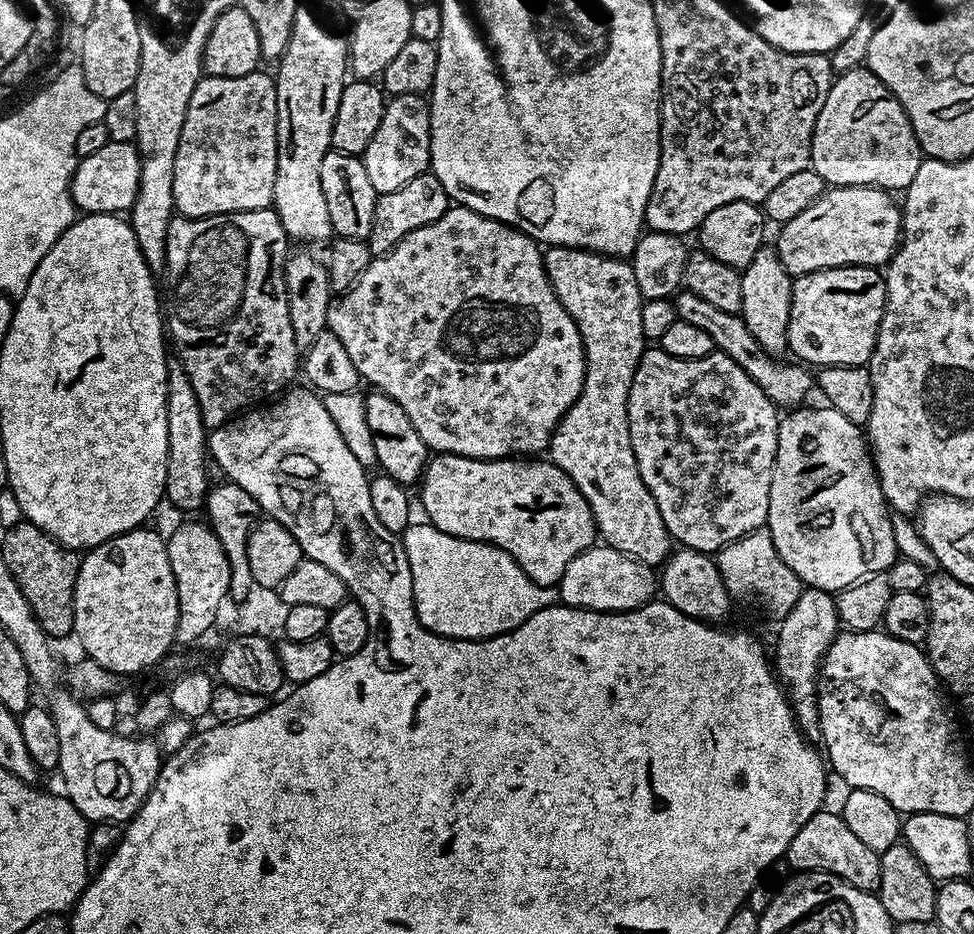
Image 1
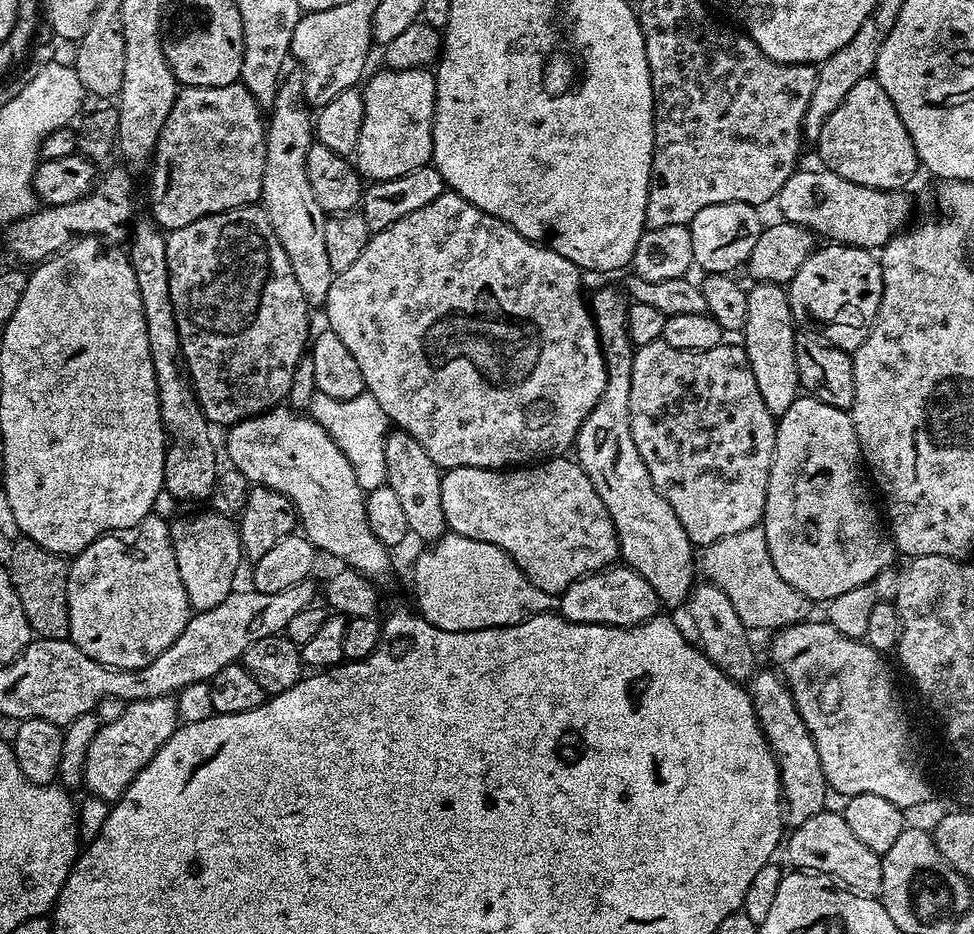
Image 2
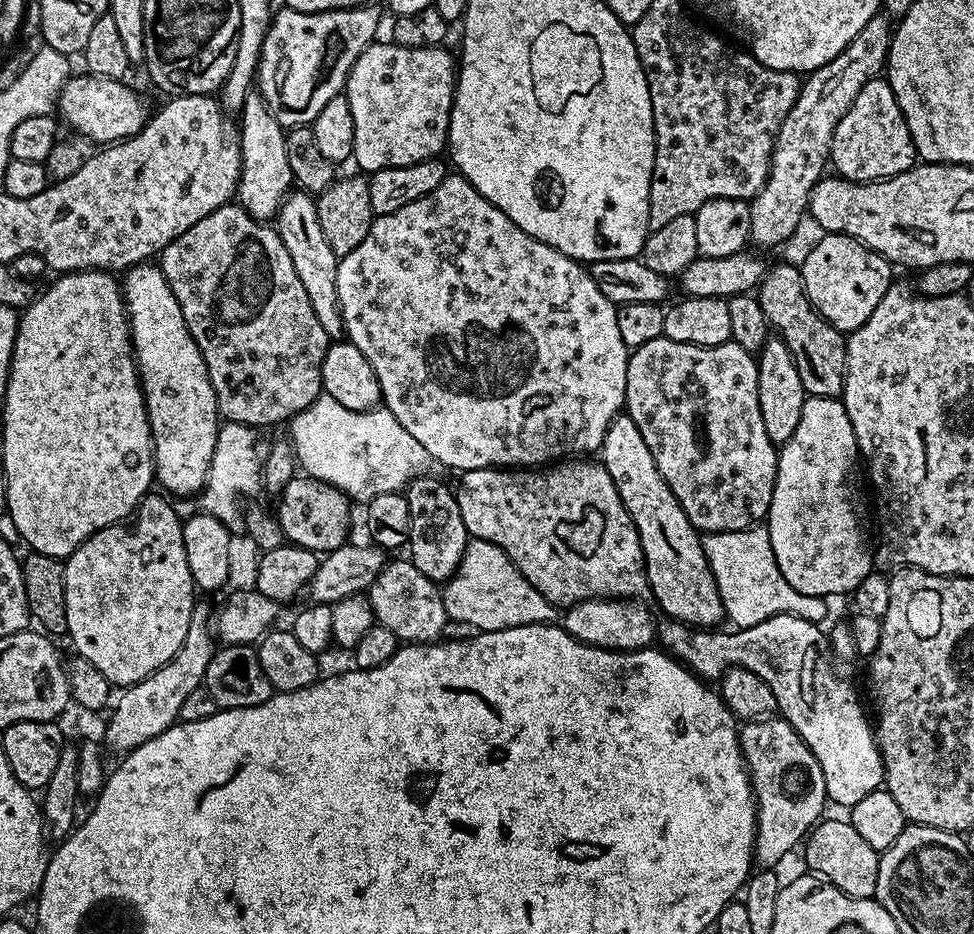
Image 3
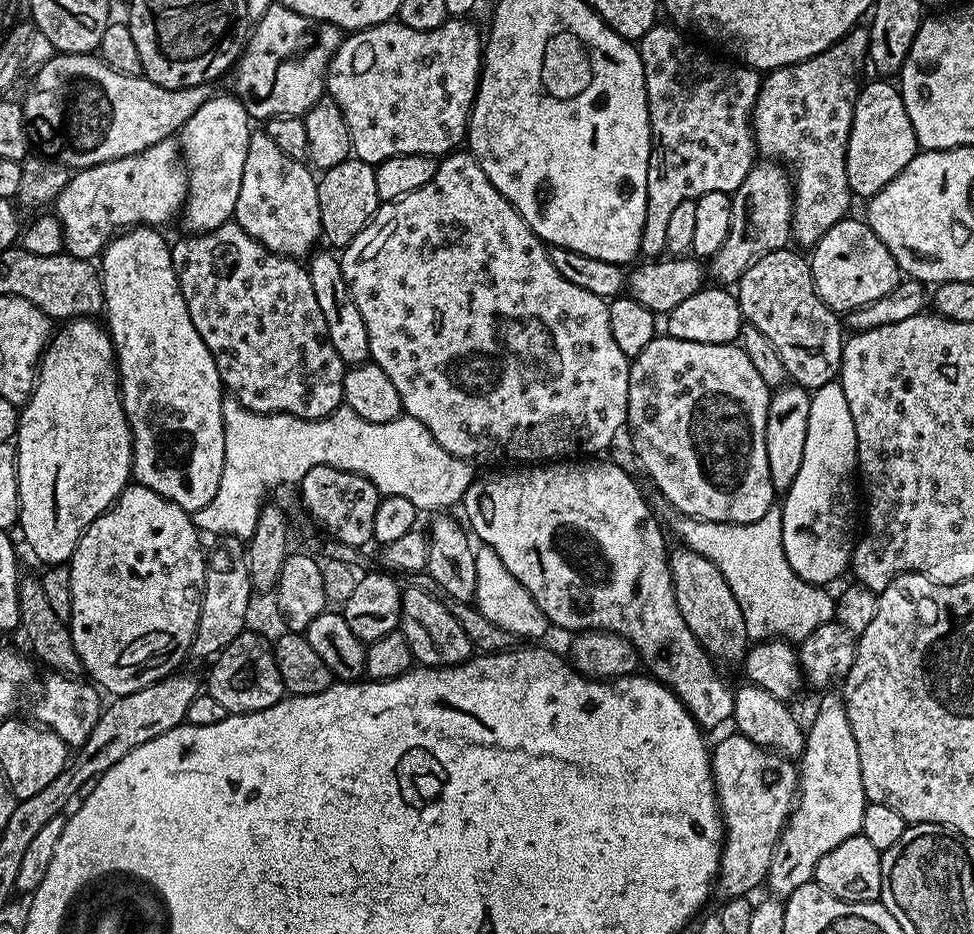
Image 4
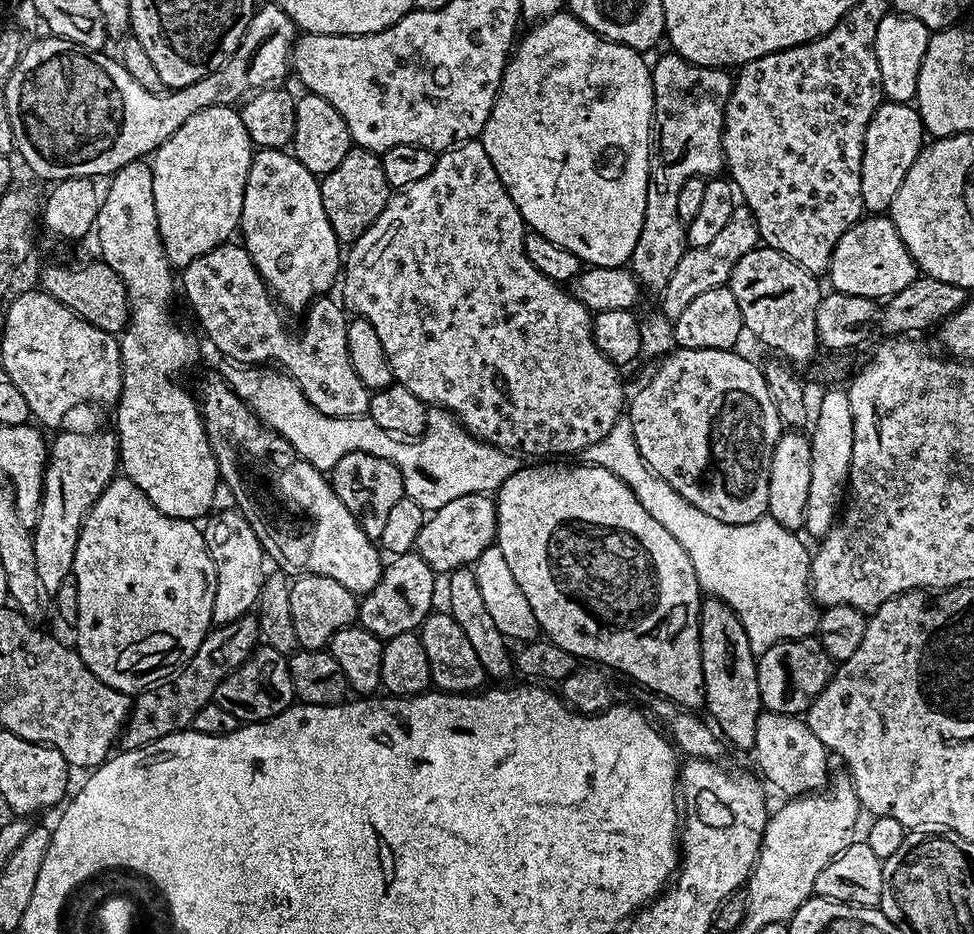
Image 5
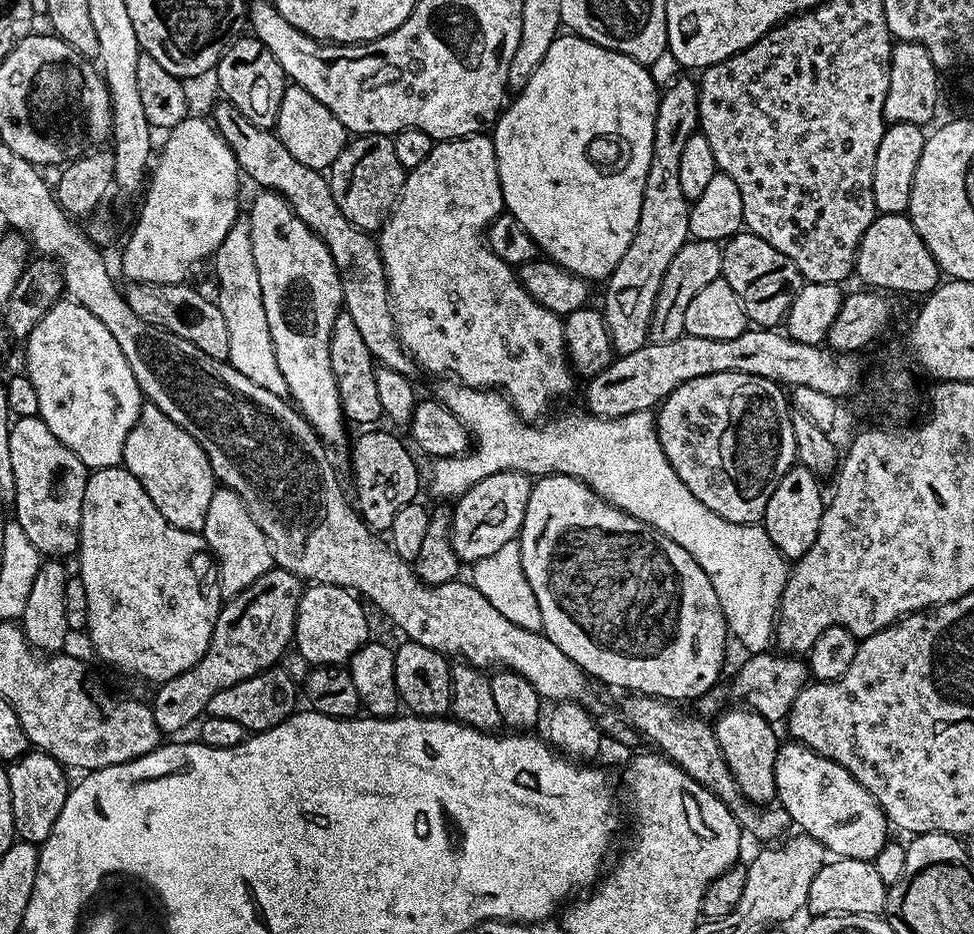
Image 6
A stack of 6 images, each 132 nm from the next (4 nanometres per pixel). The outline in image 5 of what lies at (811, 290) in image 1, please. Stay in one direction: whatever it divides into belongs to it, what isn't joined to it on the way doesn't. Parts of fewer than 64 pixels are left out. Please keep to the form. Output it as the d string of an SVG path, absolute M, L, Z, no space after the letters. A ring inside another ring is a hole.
M868 214L850 226L838 246L834 246L832 261L826 273L832 279L831 287L842 294L891 298L898 290L906 290L914 282L918 269L910 250L902 242L891 218L884 214Z

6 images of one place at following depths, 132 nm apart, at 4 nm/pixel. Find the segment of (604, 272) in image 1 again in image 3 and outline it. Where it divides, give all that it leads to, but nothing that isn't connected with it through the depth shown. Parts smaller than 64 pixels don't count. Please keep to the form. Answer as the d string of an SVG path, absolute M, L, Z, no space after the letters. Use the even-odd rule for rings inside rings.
M627 414L616 416L610 422L598 460L610 474L638 530L650 596L656 599L655 607L668 615L665 617L689 626L708 630L719 625L716 623L725 619L724 607L704 553L701 533L686 518L678 498L674 498L670 486L666 486L662 474L658 474L646 438L642 438L638 426L634 426Z

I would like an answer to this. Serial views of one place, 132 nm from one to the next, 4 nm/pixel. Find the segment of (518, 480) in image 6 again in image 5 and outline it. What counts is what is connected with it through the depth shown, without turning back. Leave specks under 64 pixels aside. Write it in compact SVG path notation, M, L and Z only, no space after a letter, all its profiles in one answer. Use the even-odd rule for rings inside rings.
M471 492L446 506L435 509L425 519L416 539L415 551L437 574L447 574L457 568L475 565L476 559L490 547L496 539L496 514L494 500L483 492Z

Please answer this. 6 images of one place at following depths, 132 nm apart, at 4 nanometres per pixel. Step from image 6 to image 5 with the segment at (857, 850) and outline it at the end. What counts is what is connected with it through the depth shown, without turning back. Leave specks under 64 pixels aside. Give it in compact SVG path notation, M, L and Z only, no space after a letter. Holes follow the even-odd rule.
M761 711L756 723L754 742L756 764L761 772L759 775L769 785L777 784L785 792L785 797L795 798L819 792L829 783L830 753L822 742L818 742L818 734L814 734L814 730L810 730L808 723L800 716L783 716L777 712Z

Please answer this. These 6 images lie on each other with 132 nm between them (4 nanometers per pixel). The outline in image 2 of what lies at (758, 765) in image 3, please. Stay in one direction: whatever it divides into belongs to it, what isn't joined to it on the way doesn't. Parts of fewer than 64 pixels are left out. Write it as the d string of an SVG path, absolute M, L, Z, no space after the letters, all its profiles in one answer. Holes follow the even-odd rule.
M757 671L750 681L750 695L754 714L780 771L780 794L787 823L795 826L806 822L806 818L814 818L814 814L825 811L827 804L824 803L830 797L828 779L822 770L822 758L818 758L814 738L810 730L806 730L806 722L802 722L802 714L798 714L798 706L779 672Z

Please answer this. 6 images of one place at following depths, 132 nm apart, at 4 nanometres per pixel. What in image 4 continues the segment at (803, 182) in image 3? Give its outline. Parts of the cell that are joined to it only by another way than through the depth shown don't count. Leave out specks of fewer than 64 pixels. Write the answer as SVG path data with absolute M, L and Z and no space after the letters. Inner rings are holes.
M757 163L750 174L746 174L742 186L731 193L730 234L726 234L726 242L722 242L722 246L706 264L711 279L713 276L717 285L739 285L742 274L746 274L746 270L750 270L758 258L766 258L766 254L789 243L792 234L793 195L794 184L789 173L775 163Z

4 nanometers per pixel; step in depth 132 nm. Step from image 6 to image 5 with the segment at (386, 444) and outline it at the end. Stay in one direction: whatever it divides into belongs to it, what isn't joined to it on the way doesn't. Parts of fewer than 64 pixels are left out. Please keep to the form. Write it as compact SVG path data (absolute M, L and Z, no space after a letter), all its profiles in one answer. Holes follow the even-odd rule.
M355 452L346 454L346 458L338 458L338 462L330 470L330 483L334 494L342 498L342 506L346 506L346 510L354 514L360 529L374 542L379 541L394 502L405 496L402 474L396 463L365 452Z

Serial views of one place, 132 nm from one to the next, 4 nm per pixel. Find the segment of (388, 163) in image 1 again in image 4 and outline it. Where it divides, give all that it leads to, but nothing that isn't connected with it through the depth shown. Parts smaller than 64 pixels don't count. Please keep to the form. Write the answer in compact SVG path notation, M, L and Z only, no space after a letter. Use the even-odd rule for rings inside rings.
M449 18L436 29L419 32L399 22L376 24L373 28L361 28L345 35L340 41L338 50L328 63L326 77L326 92L330 99L340 107L346 118L346 126L350 130L352 150L357 160L364 160L370 165L378 165L386 158L398 154L422 154L433 158L443 157L453 150L459 149L466 140L468 116L472 113L472 104L476 100L476 87L480 84L480 65L482 63L482 36L476 33L476 28L464 18Z

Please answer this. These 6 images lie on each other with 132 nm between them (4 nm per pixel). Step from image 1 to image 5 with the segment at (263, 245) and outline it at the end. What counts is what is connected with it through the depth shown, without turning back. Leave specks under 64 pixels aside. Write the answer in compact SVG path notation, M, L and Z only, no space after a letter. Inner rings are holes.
M222 243L214 250L202 254L202 258L194 258L190 266L182 269L182 276L184 276L184 296L196 314L201 330L208 335L209 342L222 355L232 359L229 361L240 366L279 366L300 387L310 406L314 406L314 410L327 416L346 418L363 416L367 413L370 389L364 385L362 378L358 378L358 374L354 374L354 366L350 366L350 350L346 350L349 317L344 316L345 309L339 303L336 305L331 300L333 298L331 295L317 296L308 305L302 316L304 329L296 333L284 325L277 301L265 286L264 279L258 274L250 254L239 243Z

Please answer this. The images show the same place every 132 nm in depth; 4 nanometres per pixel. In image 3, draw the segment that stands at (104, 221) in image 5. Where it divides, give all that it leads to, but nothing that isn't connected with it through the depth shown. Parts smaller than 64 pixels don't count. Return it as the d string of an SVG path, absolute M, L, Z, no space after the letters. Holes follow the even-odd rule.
M145 262L127 269L122 276L124 306L128 310L128 326L132 334L132 350L136 357L136 370L140 374L140 387L144 389L144 405L152 427L152 462L154 476L165 493L176 498L192 498L203 492L214 458L214 446L220 433L222 417L216 405L214 386L210 386L210 374L198 350L198 342L182 318L182 306L174 298L168 280L155 263Z

